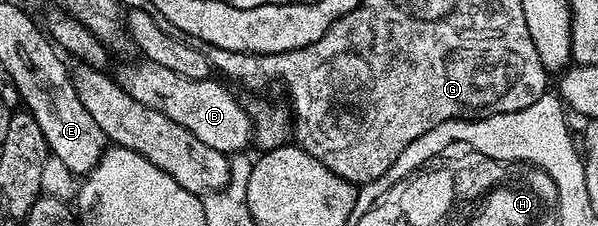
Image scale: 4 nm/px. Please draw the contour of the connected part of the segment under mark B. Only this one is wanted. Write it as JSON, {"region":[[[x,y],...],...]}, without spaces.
{"region":[[[143,59],[141,63],[126,64],[116,72],[118,85],[132,94],[136,102],[144,102],[144,106],[152,106],[152,110],[168,114],[172,122],[180,122],[180,126],[192,130],[192,134],[196,134],[200,142],[212,146],[212,150],[233,154],[249,149],[254,140],[254,122],[247,105],[242,105],[224,85],[217,84],[217,79],[193,80],[148,59]]]}

